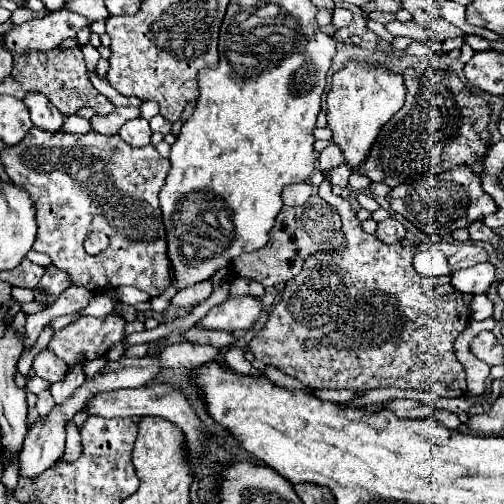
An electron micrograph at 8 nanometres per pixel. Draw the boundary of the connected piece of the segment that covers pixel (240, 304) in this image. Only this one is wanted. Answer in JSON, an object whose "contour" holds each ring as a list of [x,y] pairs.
{"contour":[[[239,296],[239,298],[229,298],[217,306],[213,306],[207,316],[203,316],[195,328],[209,328],[209,330],[249,330],[261,312],[261,300],[253,296]]]}

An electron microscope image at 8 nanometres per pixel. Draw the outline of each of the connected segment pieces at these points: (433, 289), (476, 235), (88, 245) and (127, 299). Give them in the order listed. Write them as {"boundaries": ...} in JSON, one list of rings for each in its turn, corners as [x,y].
{"boundaries":[[[[325,178],[319,186],[319,196],[337,208],[343,222],[345,246],[341,252],[317,252],[305,258],[301,272],[285,284],[279,304],[275,304],[265,326],[249,342],[255,360],[279,368],[311,390],[345,388],[367,392],[373,388],[413,388],[445,398],[465,396],[465,370],[453,354],[453,342],[471,322],[469,302],[473,296],[457,292],[449,274],[437,278],[419,276],[411,264],[419,252],[417,246],[403,246],[401,242],[385,244],[367,234],[351,204],[341,196],[333,196],[331,189],[332,184]]],[[[481,220],[479,222],[475,222],[475,224],[471,224],[469,228],[469,236],[471,236],[471,240],[487,240],[487,242],[491,242],[493,238],[495,238],[495,234],[493,234],[493,230],[491,228],[487,228]]],[[[93,232],[84,241],[84,249],[88,254],[97,255],[109,246],[109,238],[105,234]]],[[[122,286],[117,288],[117,297],[122,304],[136,305],[151,300],[151,296],[135,287]]]]}

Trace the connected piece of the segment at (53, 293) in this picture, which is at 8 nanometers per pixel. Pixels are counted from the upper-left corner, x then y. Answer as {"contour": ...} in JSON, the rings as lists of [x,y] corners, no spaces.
{"contour":[[[47,266],[47,270],[45,270],[45,274],[43,274],[43,278],[41,278],[41,284],[33,290],[33,292],[35,292],[35,300],[37,300],[37,302],[45,302],[47,298],[57,300],[57,296],[59,296],[67,286],[71,286],[69,278],[67,278],[61,270],[57,270],[55,266]]]}

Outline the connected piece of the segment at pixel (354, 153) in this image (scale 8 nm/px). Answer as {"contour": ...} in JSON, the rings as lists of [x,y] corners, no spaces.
{"contour":[[[349,60],[343,70],[333,74],[331,92],[327,94],[327,128],[333,132],[333,142],[341,148],[347,166],[353,174],[359,174],[361,160],[369,156],[369,148],[381,132],[383,124],[403,106],[405,86],[399,74],[385,68],[369,68],[363,62]]]}

